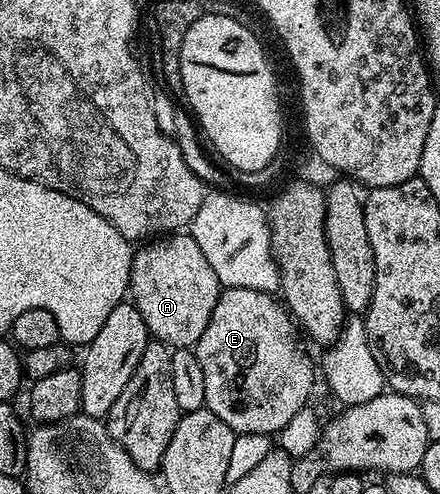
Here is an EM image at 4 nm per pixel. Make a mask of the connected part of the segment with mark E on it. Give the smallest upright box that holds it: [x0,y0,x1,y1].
[195,288,315,436]

